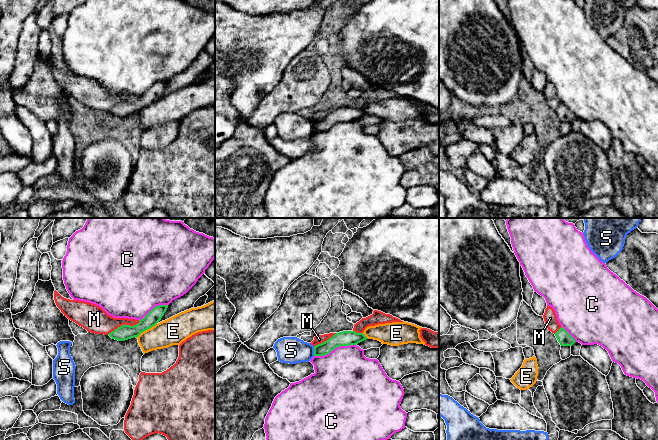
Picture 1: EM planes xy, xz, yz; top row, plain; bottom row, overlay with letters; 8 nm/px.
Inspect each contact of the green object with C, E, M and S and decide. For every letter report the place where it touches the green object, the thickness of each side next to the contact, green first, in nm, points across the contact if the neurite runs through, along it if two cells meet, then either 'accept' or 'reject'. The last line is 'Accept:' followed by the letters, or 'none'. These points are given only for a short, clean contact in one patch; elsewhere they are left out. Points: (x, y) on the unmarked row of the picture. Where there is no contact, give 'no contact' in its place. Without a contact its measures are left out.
C: meets green in xz at (334, 124); 130 nm thick on the green side, 460 nm on the other; reject
E: meets green in xy at (146, 105); 120 nm thick on the green side, 220 nm on the other; reject
M: meets green in xy at (123, 101); 120 nm thick on the green side, 220 nm on the other; border along xy (140, 96), (133, 101), (122, 100), (107, 110); reject
S: meets green in xz at (314, 127); 110 nm thick on the green side, 220 nm on the other; reject
Accept: none

